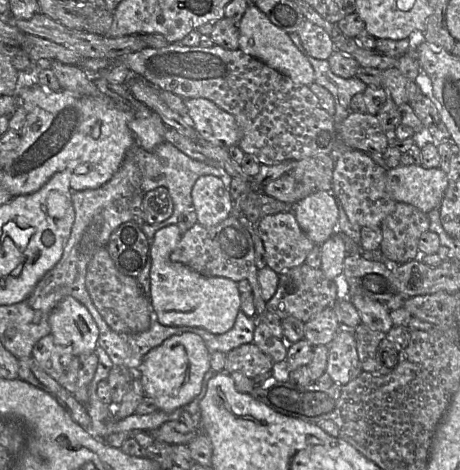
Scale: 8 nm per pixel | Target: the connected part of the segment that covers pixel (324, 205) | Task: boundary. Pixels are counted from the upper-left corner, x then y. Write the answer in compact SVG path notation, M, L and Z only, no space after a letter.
M315 191L294 204L293 213L303 232L315 245L322 245L338 232L338 201L331 192Z

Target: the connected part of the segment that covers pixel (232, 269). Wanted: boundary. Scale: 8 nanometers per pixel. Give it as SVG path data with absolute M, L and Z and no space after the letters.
M233 215L212 228L205 228L195 223L181 235L176 248L170 254L170 260L182 263L203 276L225 277L237 283L244 279L248 280L253 288L256 315L267 311L267 303L262 298L258 284L258 268L255 263L254 243L251 234Z

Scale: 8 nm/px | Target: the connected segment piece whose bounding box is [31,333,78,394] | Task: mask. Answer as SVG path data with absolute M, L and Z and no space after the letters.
M50 333L36 342L31 356L60 386L74 393L78 377L78 356L70 347L56 343Z

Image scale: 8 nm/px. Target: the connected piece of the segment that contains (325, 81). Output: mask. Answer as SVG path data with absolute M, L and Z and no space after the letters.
M290 33L289 37L311 63L315 73L314 83L326 88L333 95L335 102L333 118L337 130L337 125L340 125L353 112L351 108L352 97L355 94L363 93L368 85L357 77L345 79L335 75L330 70L328 60L319 60L308 55L297 33Z

